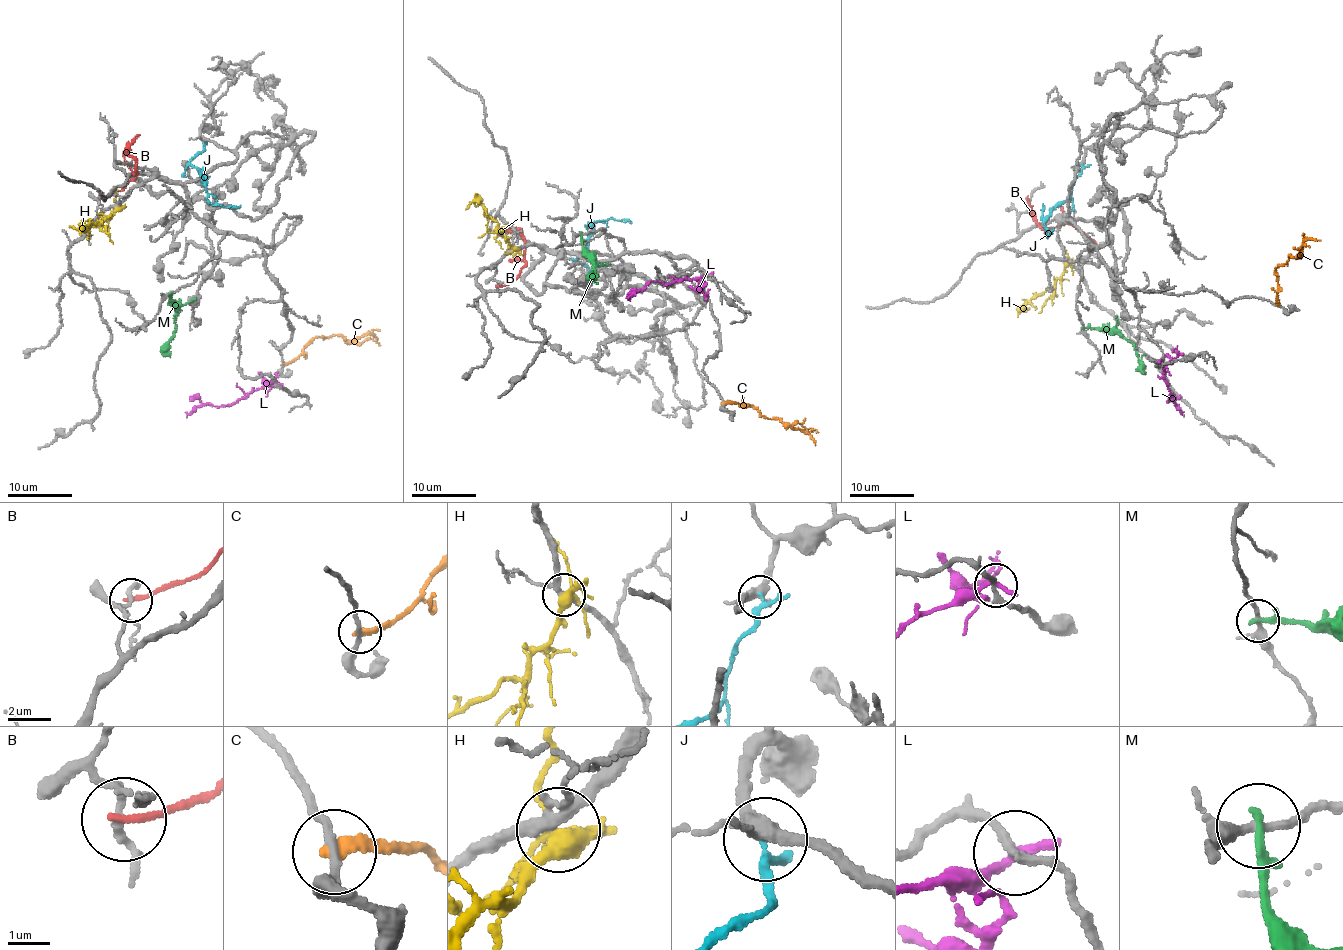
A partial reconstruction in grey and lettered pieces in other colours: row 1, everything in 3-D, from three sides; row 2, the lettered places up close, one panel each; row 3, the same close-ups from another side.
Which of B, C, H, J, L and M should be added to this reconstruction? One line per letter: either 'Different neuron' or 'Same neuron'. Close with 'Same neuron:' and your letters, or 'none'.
B: Different neuron
C: Different neuron
H: Different neuron
J: Different neuron
L: Different neuron
M: Different neuron
Same neuron: none

